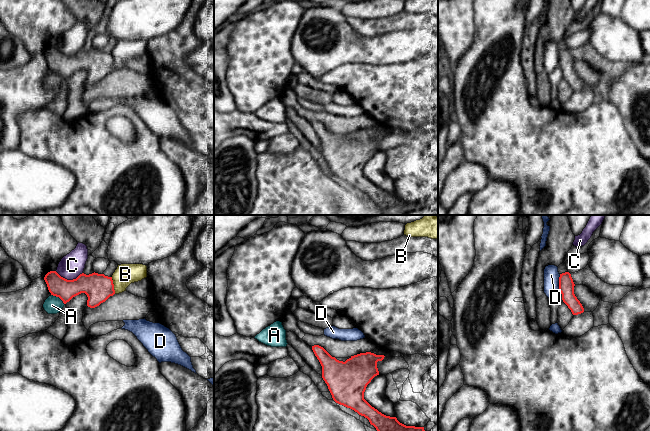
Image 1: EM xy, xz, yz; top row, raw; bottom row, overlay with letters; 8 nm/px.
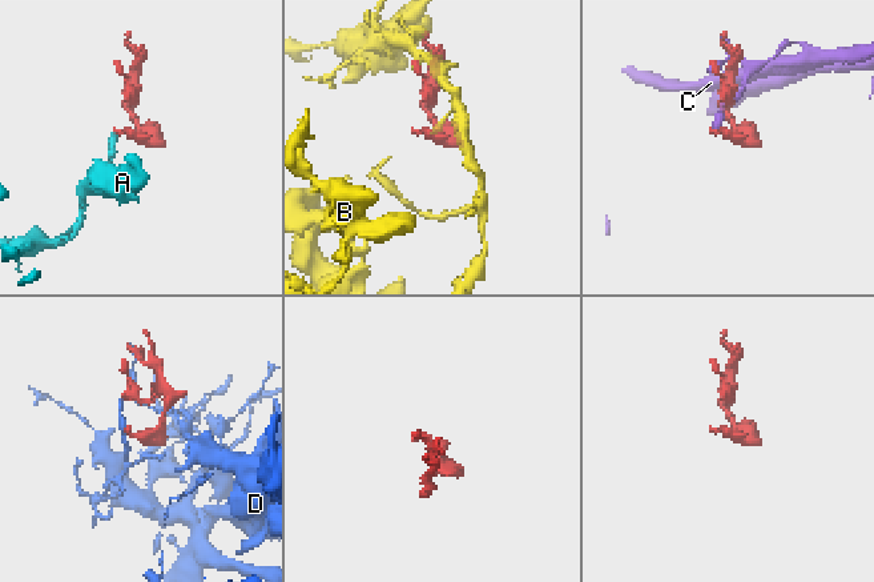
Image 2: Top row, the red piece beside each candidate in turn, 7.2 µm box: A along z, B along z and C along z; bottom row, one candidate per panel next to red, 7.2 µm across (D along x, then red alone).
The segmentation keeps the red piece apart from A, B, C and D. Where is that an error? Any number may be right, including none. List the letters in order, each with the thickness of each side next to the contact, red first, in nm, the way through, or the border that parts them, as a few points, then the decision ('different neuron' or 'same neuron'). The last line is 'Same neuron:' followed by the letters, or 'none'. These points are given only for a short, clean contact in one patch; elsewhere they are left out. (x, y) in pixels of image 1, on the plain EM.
A: calibres 160 and 140 nm; border xy (51, 70), (58, 73), (64, 80); different neuron
B: calibres 220 and 170 nm; different neuron
C: calibres 220 and 190 nm; different neuron
D: calibres 130 and 130 nm; different neuron
Same neuron: none

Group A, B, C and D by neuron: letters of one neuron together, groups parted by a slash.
A / B / C / D

